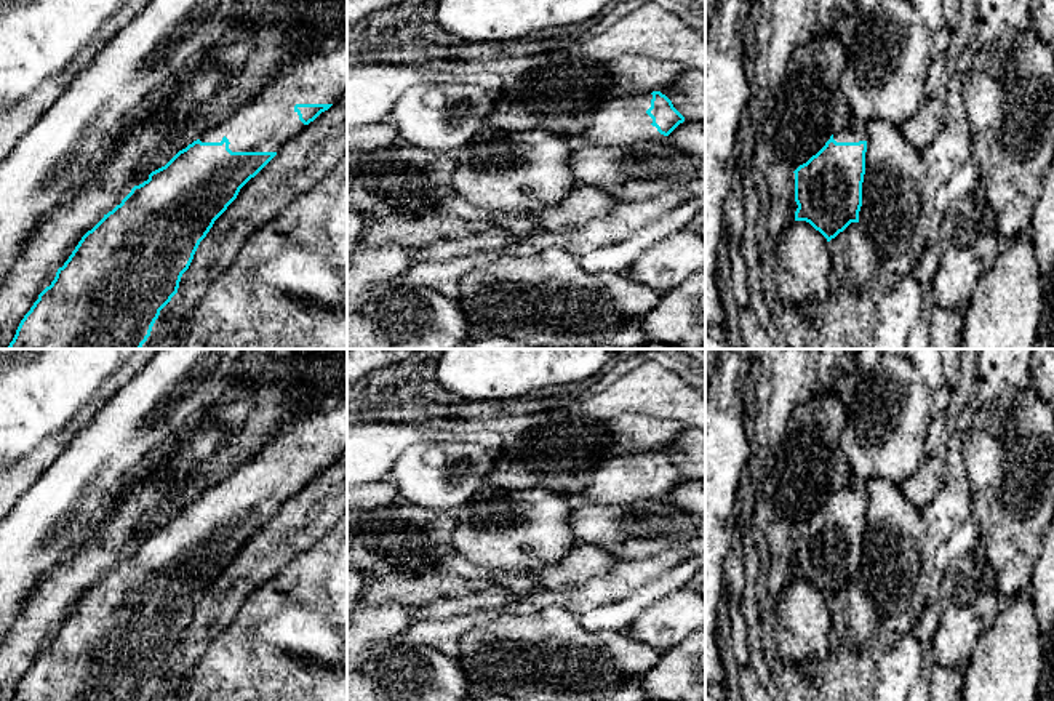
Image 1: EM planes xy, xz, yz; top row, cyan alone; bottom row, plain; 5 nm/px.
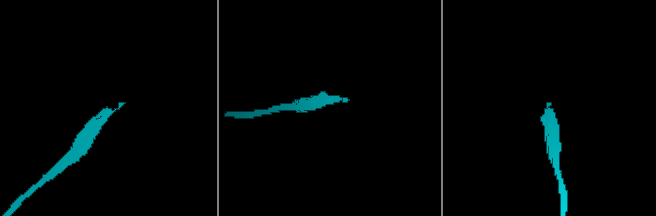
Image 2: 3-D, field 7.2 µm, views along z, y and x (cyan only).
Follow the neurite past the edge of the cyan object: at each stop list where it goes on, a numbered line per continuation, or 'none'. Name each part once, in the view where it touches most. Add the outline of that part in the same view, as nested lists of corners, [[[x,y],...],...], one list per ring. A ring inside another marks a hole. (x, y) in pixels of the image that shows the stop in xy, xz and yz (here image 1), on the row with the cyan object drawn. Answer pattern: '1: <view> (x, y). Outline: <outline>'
1: xy (269, 120). Outline: [[[347,38],[337,50],[302,61],[198,139],[221,142],[226,136],[232,152],[278,152],[305,126],[296,104],[334,104],[345,93]]]

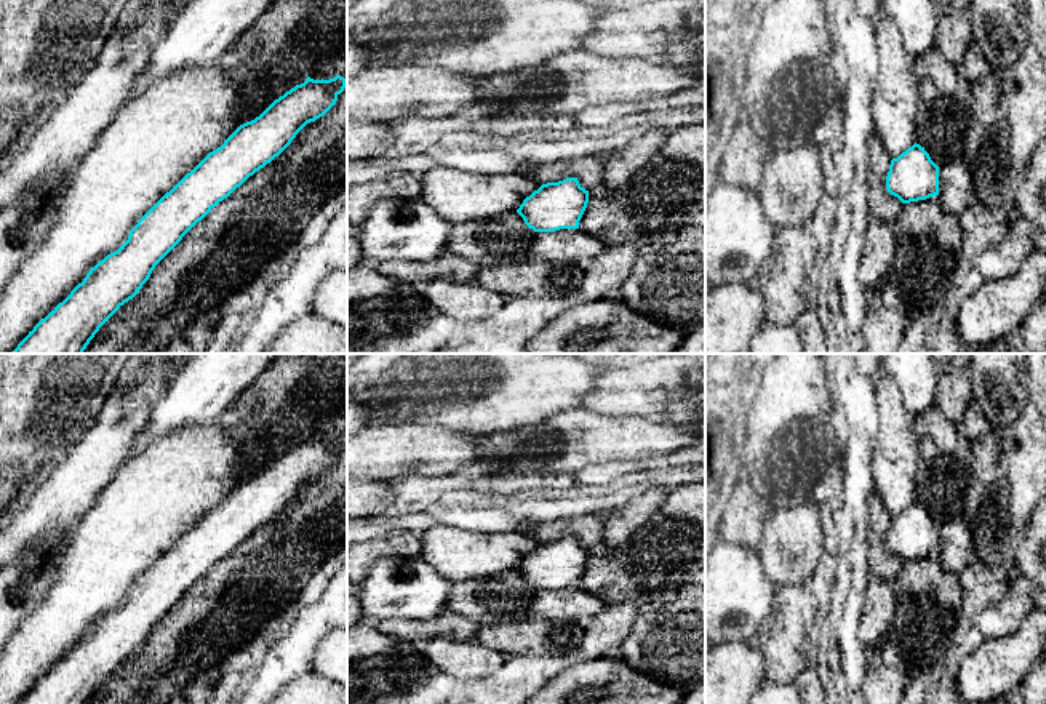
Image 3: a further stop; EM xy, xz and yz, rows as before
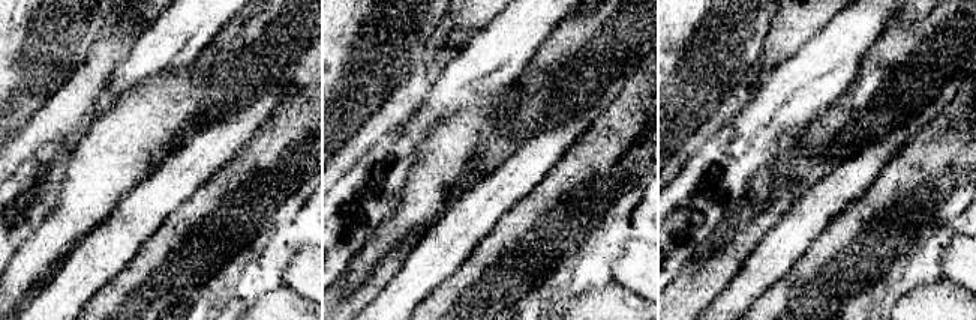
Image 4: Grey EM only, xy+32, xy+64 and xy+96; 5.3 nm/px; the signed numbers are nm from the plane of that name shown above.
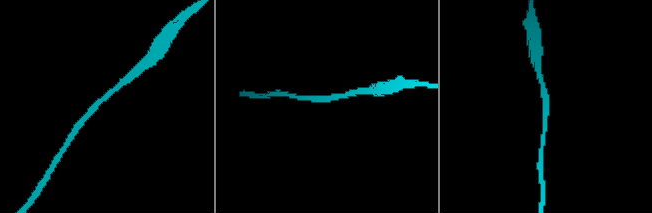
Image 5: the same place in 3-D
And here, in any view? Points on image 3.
none

